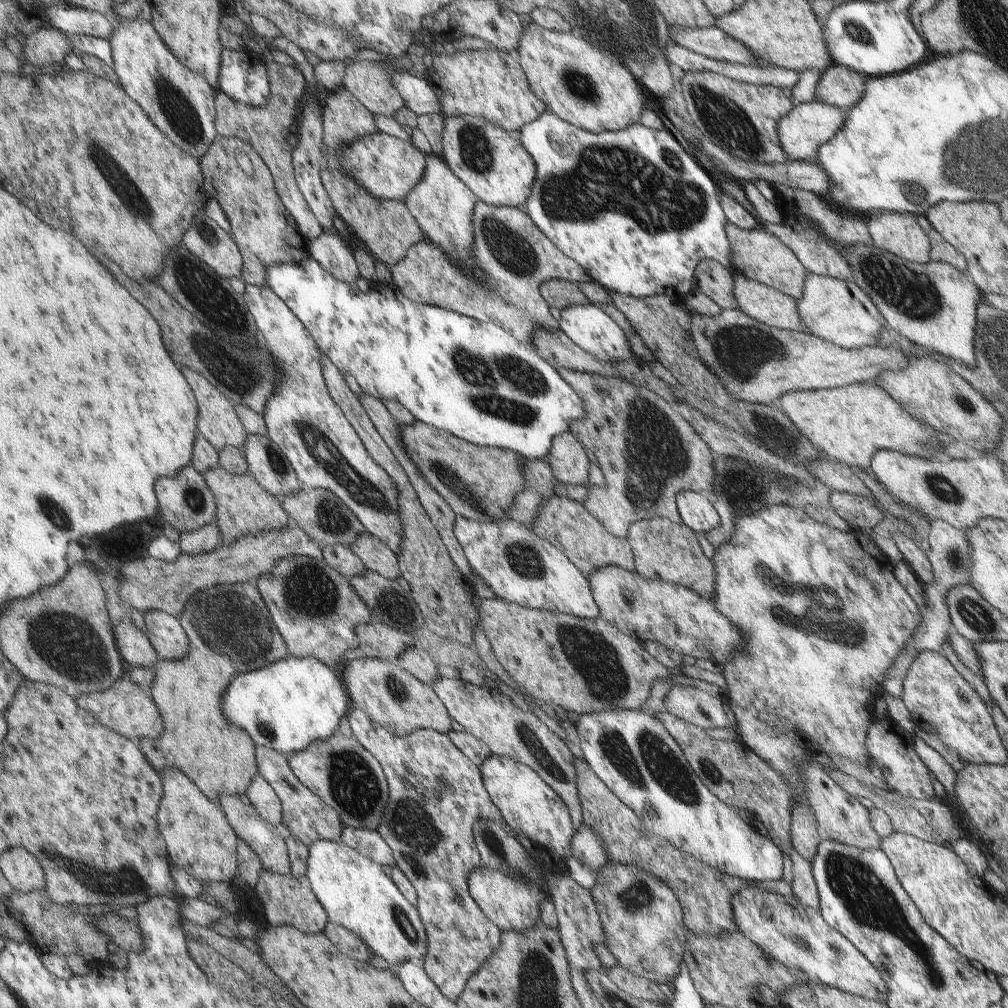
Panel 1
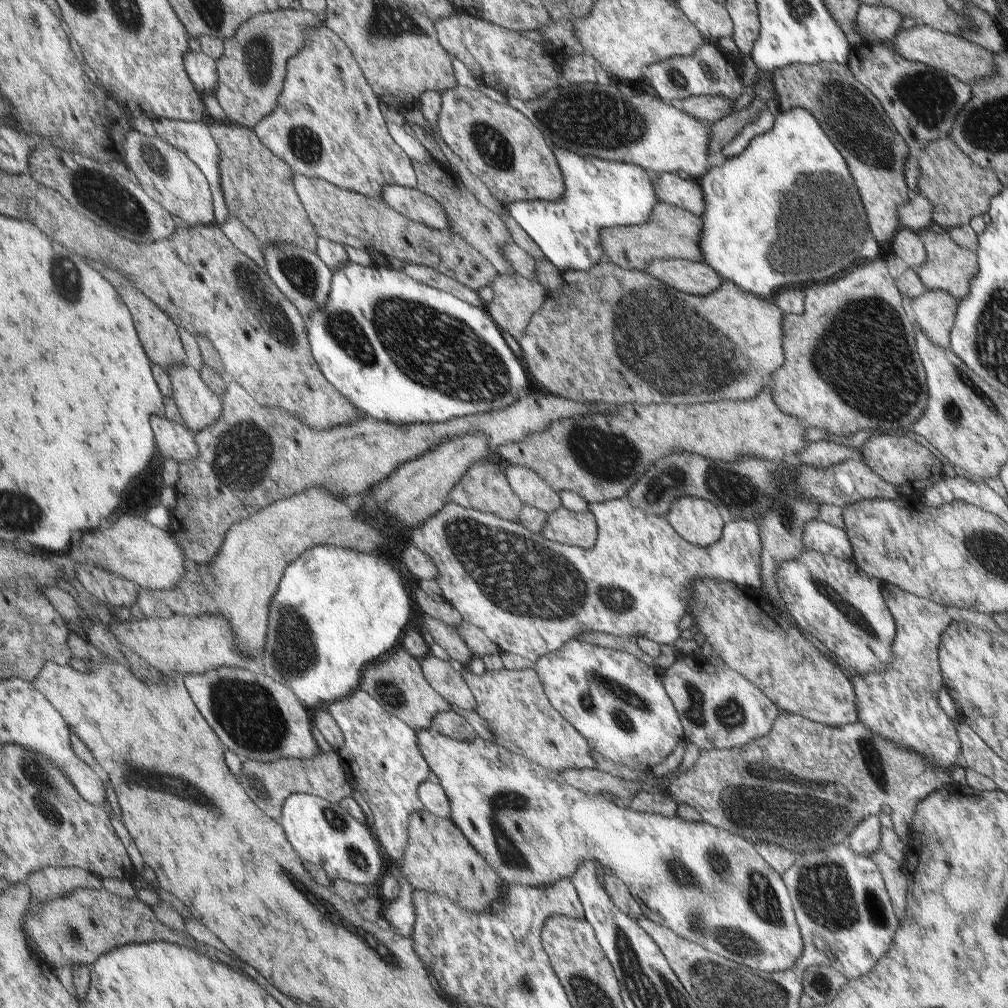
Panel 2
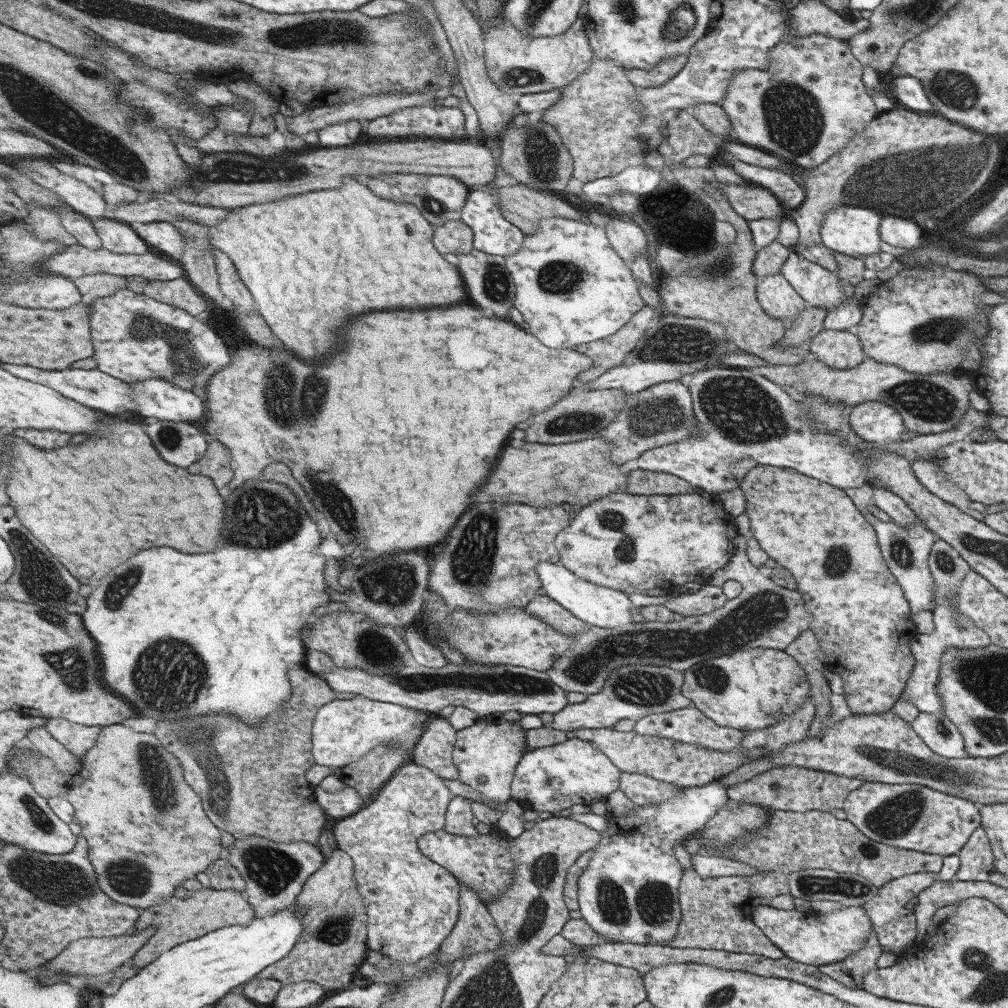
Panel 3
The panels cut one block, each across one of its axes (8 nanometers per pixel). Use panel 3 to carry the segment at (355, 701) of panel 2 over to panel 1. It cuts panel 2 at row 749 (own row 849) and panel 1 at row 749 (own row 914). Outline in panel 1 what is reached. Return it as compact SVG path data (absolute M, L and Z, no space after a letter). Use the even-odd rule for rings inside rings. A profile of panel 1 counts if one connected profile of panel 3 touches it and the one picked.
M349 710L349 724L353 730L353 738L357 738L379 762L383 762L383 770L387 770L387 778L391 778L391 806L387 806L387 818L383 818L383 826L377 828L385 844L391 848L395 864L411 882L417 894L417 906L421 920L425 924L429 936L429 952L425 956L423 968L429 980L439 988L439 992L449 1000L457 1002L463 994L471 976L479 972L485 960L489 960L501 946L501 930L485 916L485 912L473 900L467 880L469 874L481 868L481 856L475 846L475 822L487 820L503 826L503 814L497 804L491 800L479 766L475 766L449 736L439 734L435 730L415 730L413 734L399 738L391 736L385 728L375 726L371 716L363 710Z

